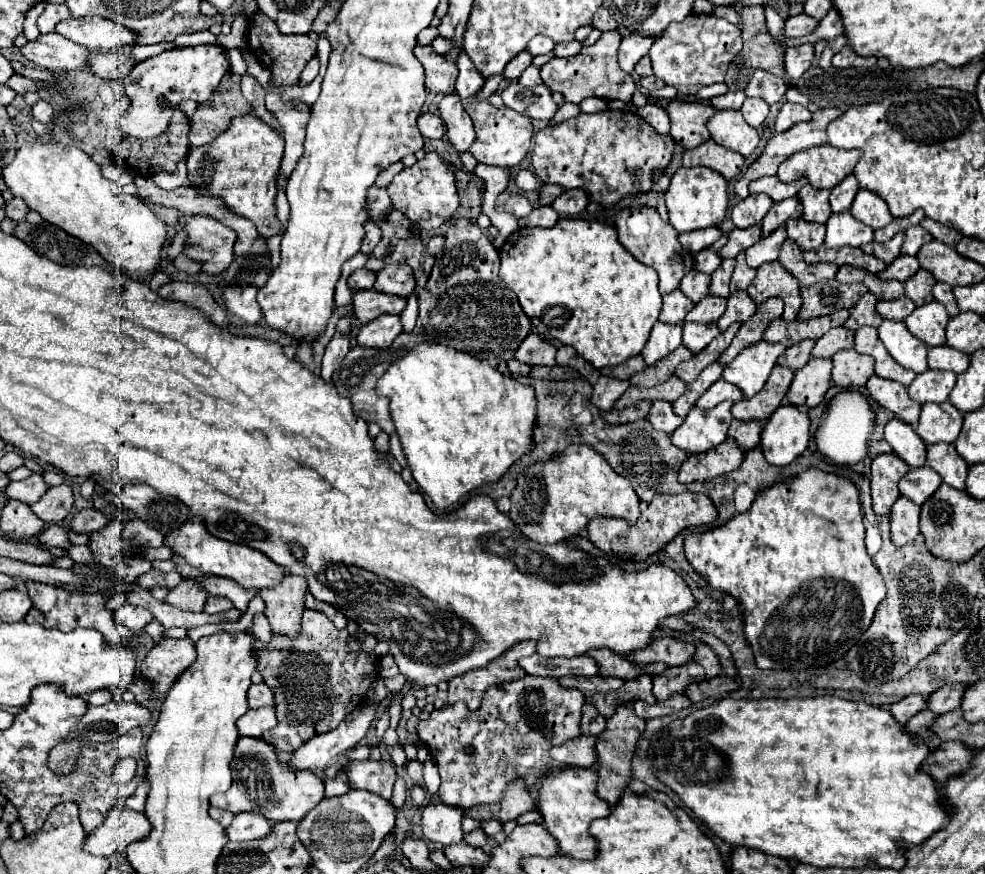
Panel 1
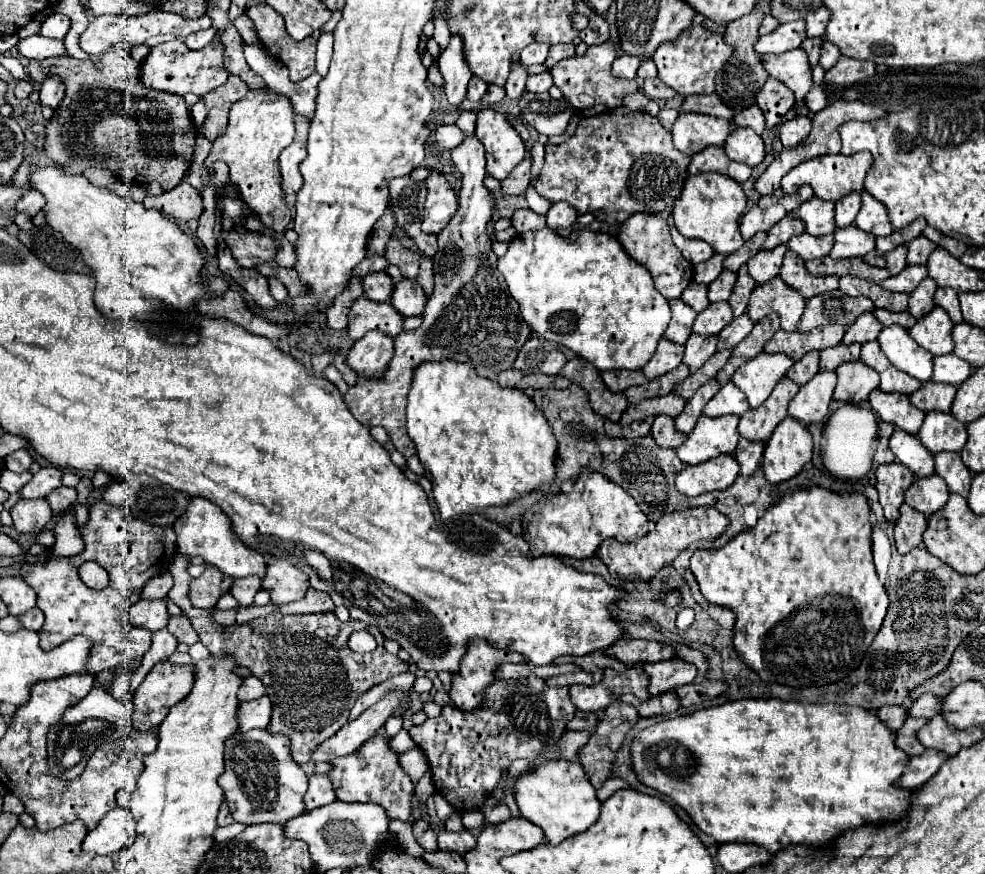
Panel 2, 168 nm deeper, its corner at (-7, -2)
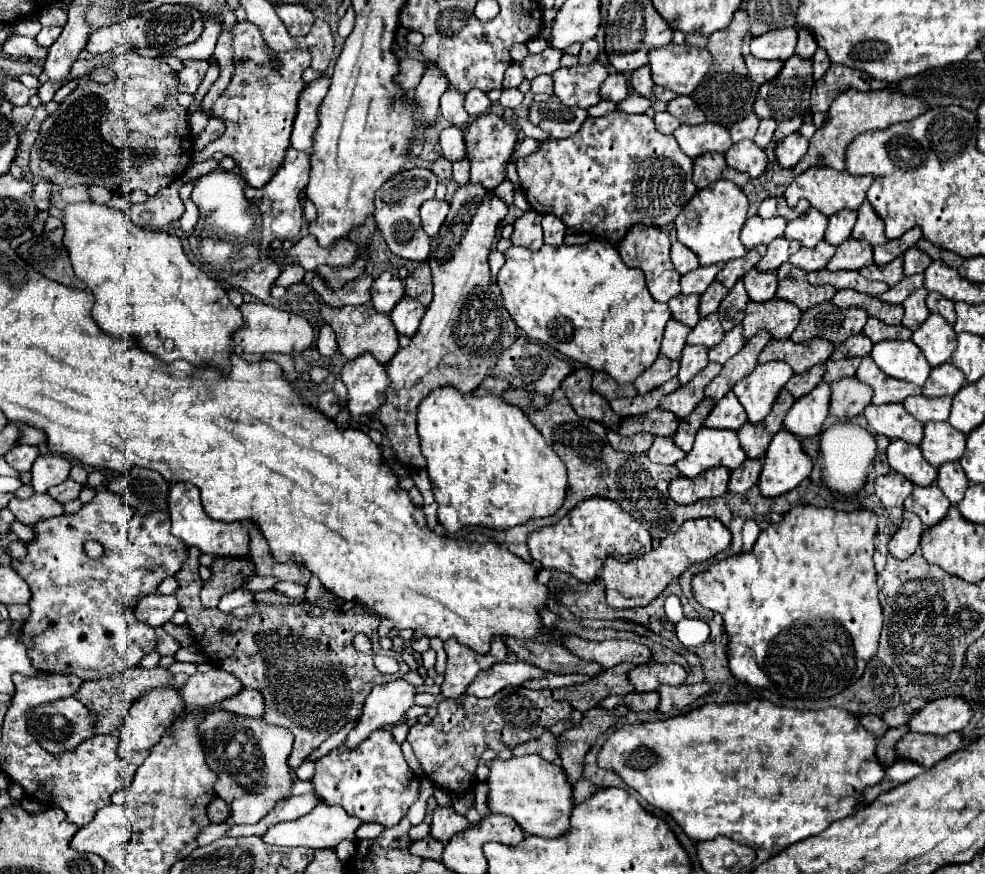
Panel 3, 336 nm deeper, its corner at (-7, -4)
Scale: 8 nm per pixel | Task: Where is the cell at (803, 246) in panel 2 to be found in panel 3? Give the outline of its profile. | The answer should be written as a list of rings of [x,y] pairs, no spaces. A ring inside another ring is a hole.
[[[821,241],[817,247],[813,249],[801,249],[795,255],[791,255],[791,263],[803,271],[819,271],[825,269],[825,265],[829,263],[829,259],[835,255],[835,247],[831,247],[827,241]]]

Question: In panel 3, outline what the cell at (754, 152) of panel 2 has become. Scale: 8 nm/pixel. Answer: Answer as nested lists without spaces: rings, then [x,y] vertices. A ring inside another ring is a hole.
[[[745,139],[735,143],[727,153],[725,153],[727,165],[731,169],[737,169],[741,173],[747,173],[749,177],[761,177],[767,169],[767,155],[761,147],[757,147],[753,141]]]

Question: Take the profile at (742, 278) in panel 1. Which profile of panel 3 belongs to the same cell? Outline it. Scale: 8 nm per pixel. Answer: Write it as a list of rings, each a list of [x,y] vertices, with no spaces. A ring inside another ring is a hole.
[[[737,281],[717,311],[719,321],[721,321],[725,331],[731,331],[735,325],[741,325],[741,321],[745,317],[747,303],[749,303],[749,297],[747,297],[747,291],[743,287],[743,281]]]

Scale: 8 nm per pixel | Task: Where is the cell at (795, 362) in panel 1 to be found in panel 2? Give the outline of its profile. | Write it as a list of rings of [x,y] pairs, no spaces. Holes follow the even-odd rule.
[[[809,351],[803,355],[803,359],[795,361],[793,367],[787,371],[787,377],[791,377],[797,385],[805,385],[809,379],[815,377],[819,371],[819,351]]]

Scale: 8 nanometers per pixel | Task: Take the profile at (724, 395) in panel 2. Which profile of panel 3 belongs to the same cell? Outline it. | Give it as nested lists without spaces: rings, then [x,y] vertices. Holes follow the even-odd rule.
[[[729,391],[723,399],[715,403],[713,411],[705,421],[705,425],[711,429],[733,429],[733,431],[737,431],[743,423],[747,423],[747,415],[737,397],[733,395],[733,391]]]

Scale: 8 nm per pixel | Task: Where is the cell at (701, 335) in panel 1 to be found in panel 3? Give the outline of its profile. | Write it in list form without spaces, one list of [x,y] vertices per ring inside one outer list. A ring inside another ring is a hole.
[[[687,345],[687,347],[683,349],[681,367],[679,367],[679,375],[677,375],[679,383],[681,383],[681,385],[689,383],[701,369],[707,367],[707,363],[709,363],[709,361],[707,361],[707,349]]]

